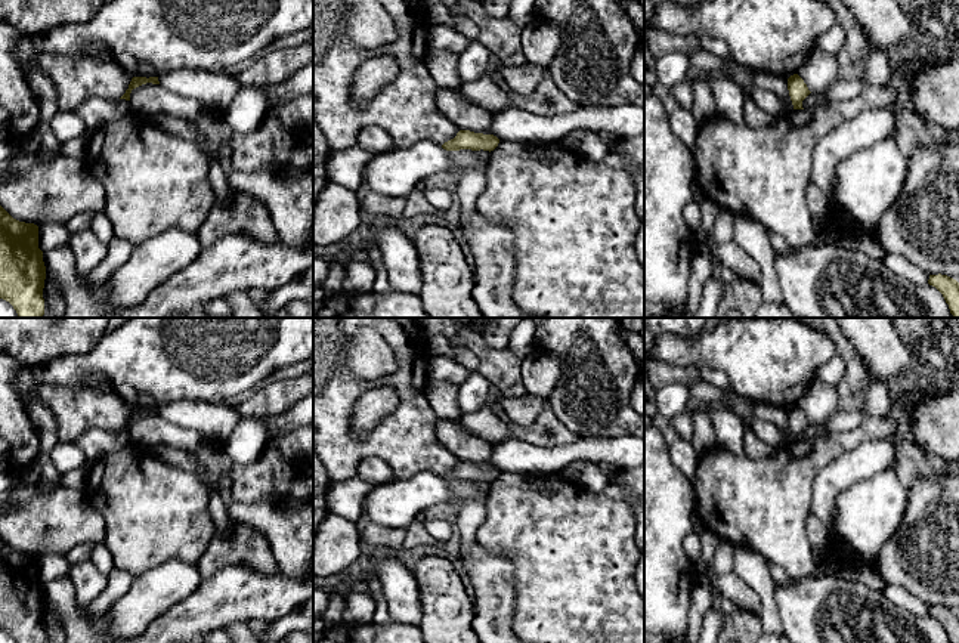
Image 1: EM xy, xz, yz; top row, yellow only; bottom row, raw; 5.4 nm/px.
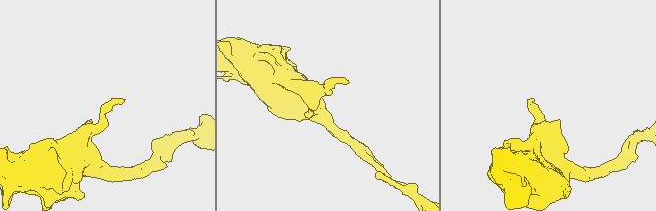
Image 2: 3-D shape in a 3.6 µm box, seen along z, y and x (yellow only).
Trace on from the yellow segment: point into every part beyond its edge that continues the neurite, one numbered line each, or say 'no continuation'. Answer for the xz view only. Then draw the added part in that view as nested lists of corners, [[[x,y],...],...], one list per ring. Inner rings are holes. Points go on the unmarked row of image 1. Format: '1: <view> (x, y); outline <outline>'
no continuation

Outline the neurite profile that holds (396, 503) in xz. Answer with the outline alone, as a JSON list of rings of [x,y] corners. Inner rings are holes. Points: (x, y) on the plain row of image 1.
[[[421,472],[408,480],[390,479],[375,485],[362,501],[369,523],[386,528],[409,528],[433,504],[486,498],[471,480],[446,482],[431,472]]]

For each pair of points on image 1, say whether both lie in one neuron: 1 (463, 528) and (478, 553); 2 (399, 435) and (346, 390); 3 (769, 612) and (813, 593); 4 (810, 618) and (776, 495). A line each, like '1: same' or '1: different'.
1: different
2: same
3: different
4: different

